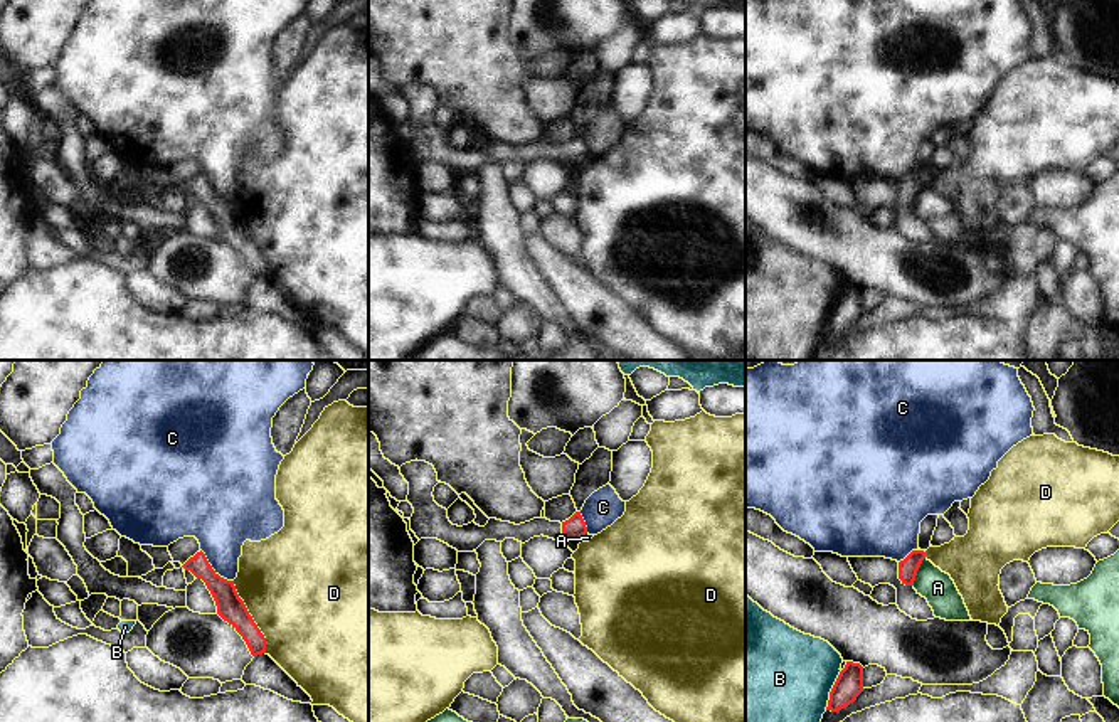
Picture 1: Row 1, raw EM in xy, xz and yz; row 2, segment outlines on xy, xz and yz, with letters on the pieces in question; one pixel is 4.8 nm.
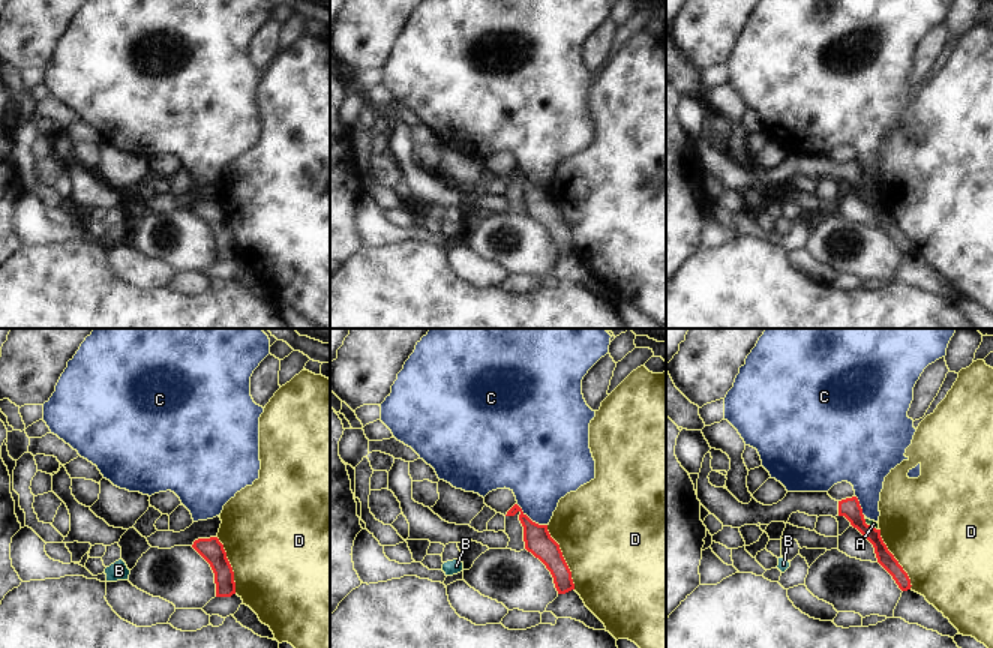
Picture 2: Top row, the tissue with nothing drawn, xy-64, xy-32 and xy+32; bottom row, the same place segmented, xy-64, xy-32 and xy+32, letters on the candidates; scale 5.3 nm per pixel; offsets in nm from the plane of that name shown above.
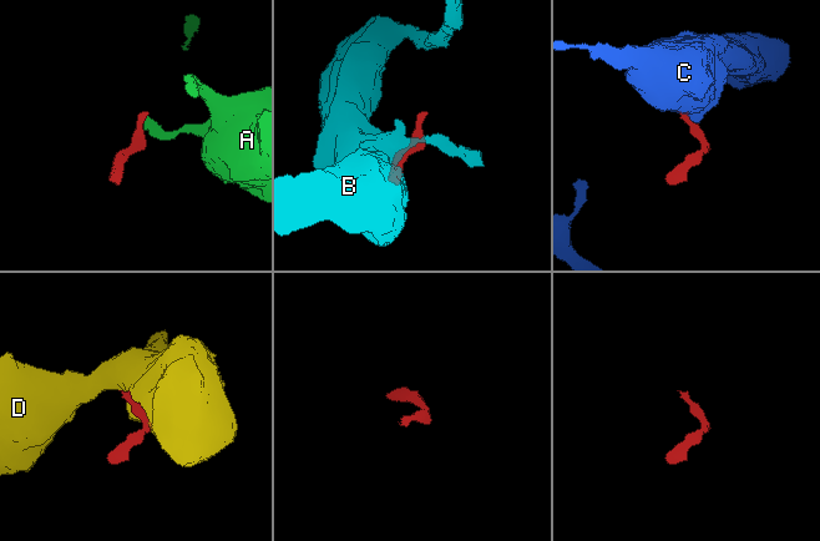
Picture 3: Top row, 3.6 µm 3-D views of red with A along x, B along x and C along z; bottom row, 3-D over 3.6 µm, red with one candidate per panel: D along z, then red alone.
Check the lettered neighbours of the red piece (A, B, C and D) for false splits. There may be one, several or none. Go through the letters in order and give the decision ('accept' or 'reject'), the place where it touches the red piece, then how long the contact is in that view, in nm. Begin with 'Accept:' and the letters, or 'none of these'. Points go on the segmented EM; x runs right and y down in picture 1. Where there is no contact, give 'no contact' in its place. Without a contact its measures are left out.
Accept: none of these
A: reject | yz (917, 569) | 150 nm
B: reject | yz (832, 690) | 200 nm
C: reject | xy (212, 569) | 220 nm
D: reject | xy (251, 616) | 380 nm

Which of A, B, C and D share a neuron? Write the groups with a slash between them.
A / B / C / D

